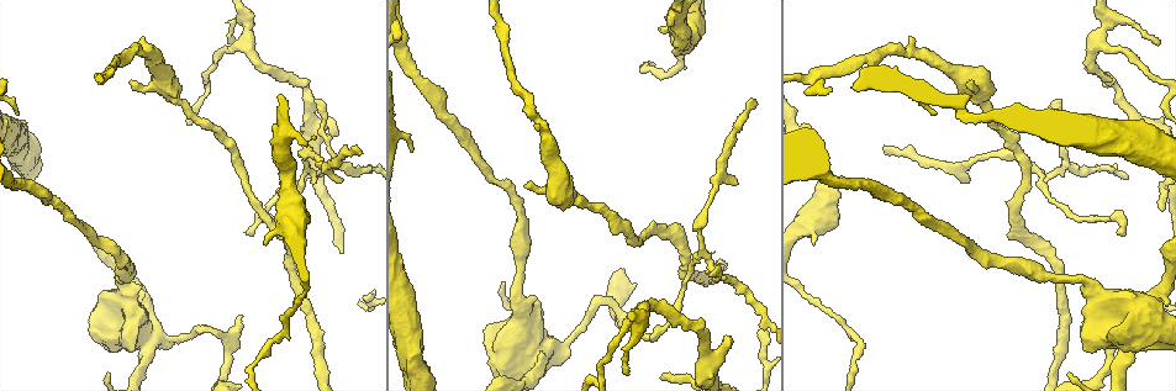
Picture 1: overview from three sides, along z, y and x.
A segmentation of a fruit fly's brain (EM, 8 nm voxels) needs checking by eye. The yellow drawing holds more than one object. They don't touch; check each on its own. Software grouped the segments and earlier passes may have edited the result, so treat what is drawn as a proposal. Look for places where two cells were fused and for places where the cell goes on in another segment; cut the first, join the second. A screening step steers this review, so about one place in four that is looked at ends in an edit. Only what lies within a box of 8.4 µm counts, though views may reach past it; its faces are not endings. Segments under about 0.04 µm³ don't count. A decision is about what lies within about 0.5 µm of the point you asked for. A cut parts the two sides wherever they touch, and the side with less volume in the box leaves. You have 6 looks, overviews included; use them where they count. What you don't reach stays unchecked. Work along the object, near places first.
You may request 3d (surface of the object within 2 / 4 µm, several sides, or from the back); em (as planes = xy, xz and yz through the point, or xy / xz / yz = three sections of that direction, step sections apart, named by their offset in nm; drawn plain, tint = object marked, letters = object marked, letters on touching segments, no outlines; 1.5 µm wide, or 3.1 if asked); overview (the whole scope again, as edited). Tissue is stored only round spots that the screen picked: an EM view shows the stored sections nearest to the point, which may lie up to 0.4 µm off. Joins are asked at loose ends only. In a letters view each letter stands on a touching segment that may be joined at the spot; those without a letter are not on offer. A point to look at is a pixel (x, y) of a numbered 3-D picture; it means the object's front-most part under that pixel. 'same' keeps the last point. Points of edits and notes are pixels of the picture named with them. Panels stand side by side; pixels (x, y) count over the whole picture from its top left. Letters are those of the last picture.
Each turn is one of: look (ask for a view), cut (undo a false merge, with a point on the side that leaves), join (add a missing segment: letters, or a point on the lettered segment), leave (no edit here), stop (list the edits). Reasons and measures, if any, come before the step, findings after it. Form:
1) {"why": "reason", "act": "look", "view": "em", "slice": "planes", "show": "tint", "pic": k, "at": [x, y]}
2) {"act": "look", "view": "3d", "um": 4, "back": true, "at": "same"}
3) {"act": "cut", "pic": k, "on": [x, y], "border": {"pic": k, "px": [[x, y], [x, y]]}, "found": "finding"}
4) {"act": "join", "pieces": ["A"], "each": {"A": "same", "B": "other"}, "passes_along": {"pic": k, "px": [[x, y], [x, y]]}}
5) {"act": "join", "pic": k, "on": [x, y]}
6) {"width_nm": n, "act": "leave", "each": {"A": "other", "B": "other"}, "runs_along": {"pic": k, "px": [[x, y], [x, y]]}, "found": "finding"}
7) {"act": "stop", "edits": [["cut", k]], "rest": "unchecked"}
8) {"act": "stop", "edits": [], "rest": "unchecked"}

{"why": "calibre changes", "act": "look", "view": "em", "slice": "planes", "show": "letters", "pic": 1, "at": [567, 196]}

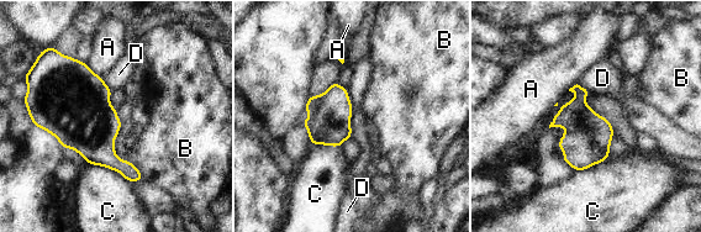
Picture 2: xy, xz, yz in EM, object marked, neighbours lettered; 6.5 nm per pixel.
{"act": "leave", "each": {"A": "other", "B": "other", "C": "other", "D": "other"}, "found": "continuous, no second cell"}

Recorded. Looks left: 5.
{"why": "end of a long branch", "act": "look", "view": "em", "slice": "xz", "step": 8, "show": "letters", "pic": 1, "at": [1118, 233]}

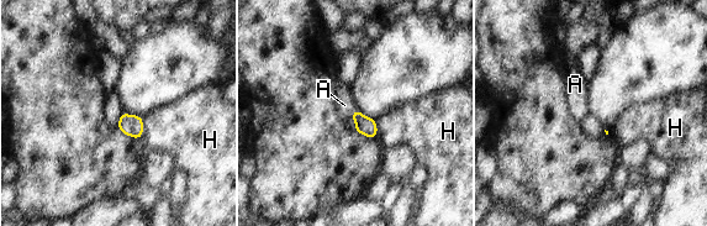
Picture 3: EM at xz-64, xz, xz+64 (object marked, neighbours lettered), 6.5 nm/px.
{"act": "join", "pieces": ["A"], "each": {"A": "same", "H": "other"}, "passes_along": {"pic": 3, "px": [[367, 126], [353, 112], [344, 105]]}, "found": "it goes on there"}

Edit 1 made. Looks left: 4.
{"act": "look", "view": "overview"}

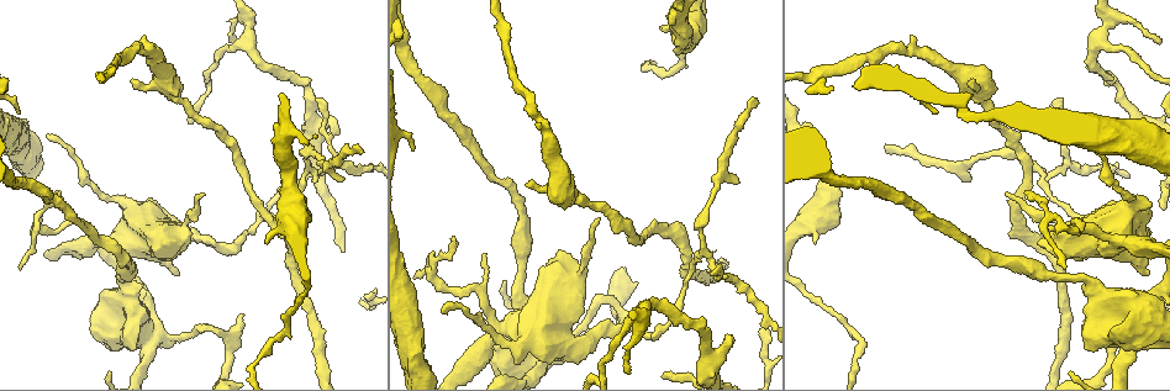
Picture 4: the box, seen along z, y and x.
{"why": "three arms meet", "act": "look", "view": "em", "slice": "planes", "show": "tint", "pic": 4, "at": [699, 254]}

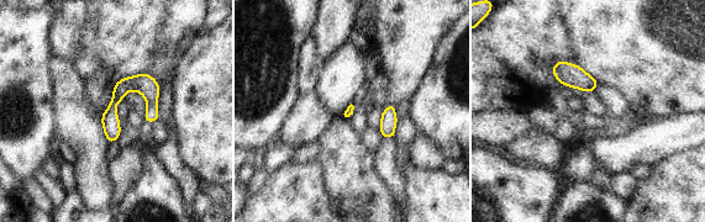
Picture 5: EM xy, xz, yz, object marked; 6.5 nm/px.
{"act": "look", "view": "em", "slice": "planes", "show": "letters", "at": "same"}

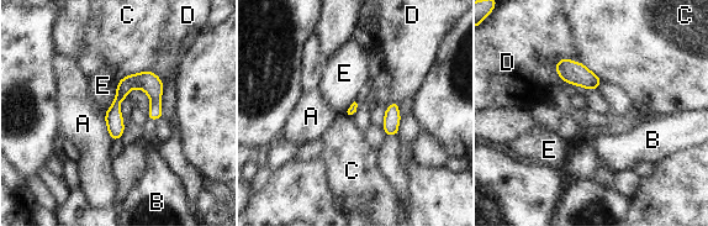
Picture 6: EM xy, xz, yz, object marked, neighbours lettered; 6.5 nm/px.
{"longest_contact_nm": ["C", 240], "act": "leave", "each": {"A": "other", "B": "other", "C": "other", "D": "other", "E": "other"}, "found": "all the same cell"}

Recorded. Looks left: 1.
{"act": "stop", "edits": [["join", 3]], "rest": "unchecked"}

